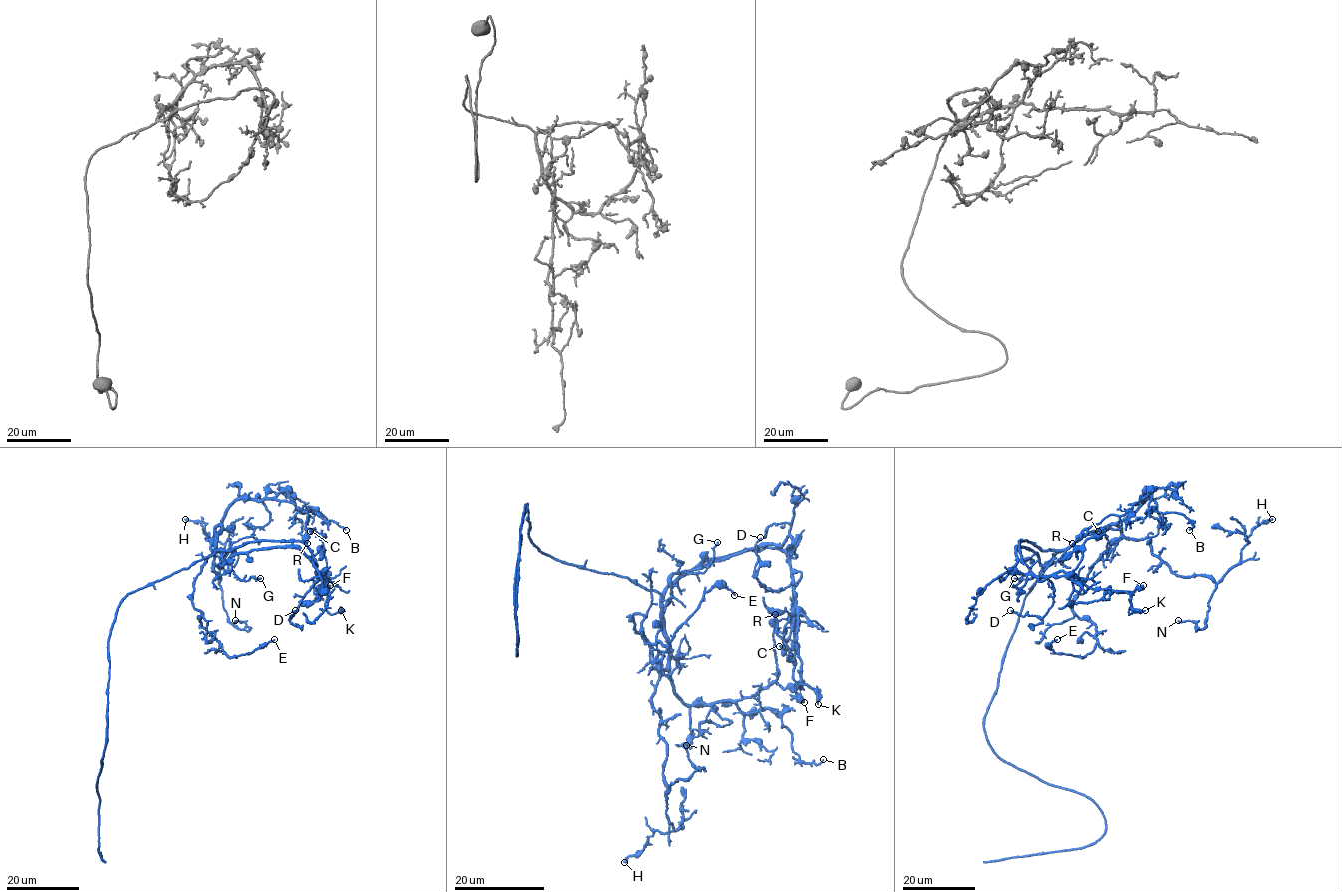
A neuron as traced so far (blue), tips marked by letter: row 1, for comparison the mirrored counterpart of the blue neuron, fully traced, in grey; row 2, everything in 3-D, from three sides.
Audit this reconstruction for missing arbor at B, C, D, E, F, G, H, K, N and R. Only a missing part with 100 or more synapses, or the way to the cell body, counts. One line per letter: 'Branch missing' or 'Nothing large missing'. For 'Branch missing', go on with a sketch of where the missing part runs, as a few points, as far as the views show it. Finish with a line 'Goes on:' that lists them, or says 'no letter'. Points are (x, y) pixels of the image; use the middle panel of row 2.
B: Nothing large missing
C: Nothing large missing
D: Nothing large missing
E: Nothing large missing
F: Nothing large missing
G: Nothing large missing
H: Nothing large missing
K: Nothing large missing
N: Nothing large missing
R: Nothing large missing
Goes on: no letter

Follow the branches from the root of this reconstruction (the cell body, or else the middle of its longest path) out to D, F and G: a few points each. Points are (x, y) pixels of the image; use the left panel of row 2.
D: (121, 601), (217, 550), (255, 540), (298, 540), (311, 552), (320, 578), (295, 610)
F: (121, 601), (217, 550), (255, 540), (306, 545), (323, 576), (316, 599), (307, 602), (330, 585)
G: (121, 601), (129, 593), (188, 569), (216, 550), (227, 569), (241, 580), (260, 578)

